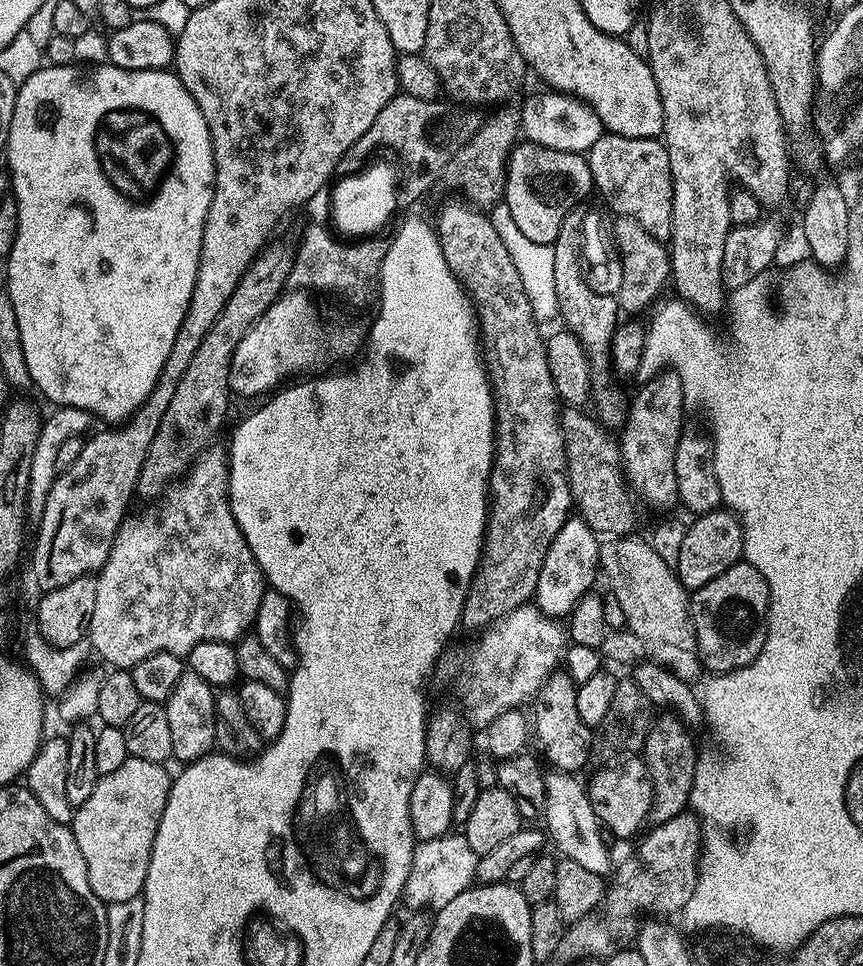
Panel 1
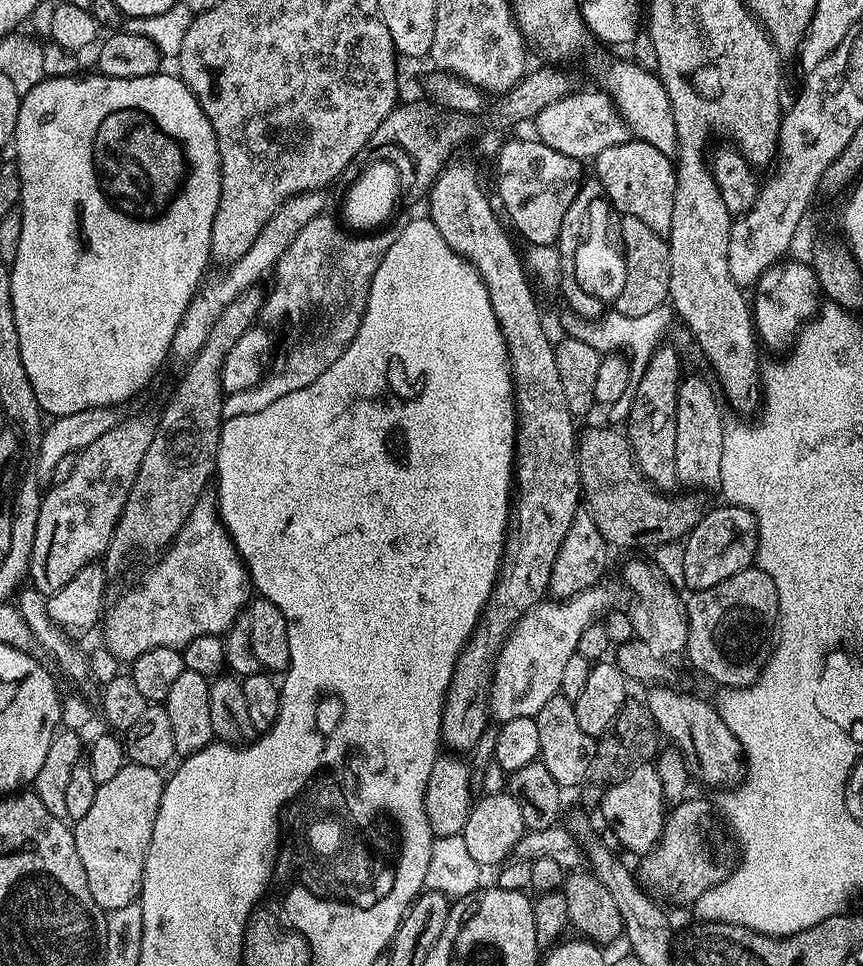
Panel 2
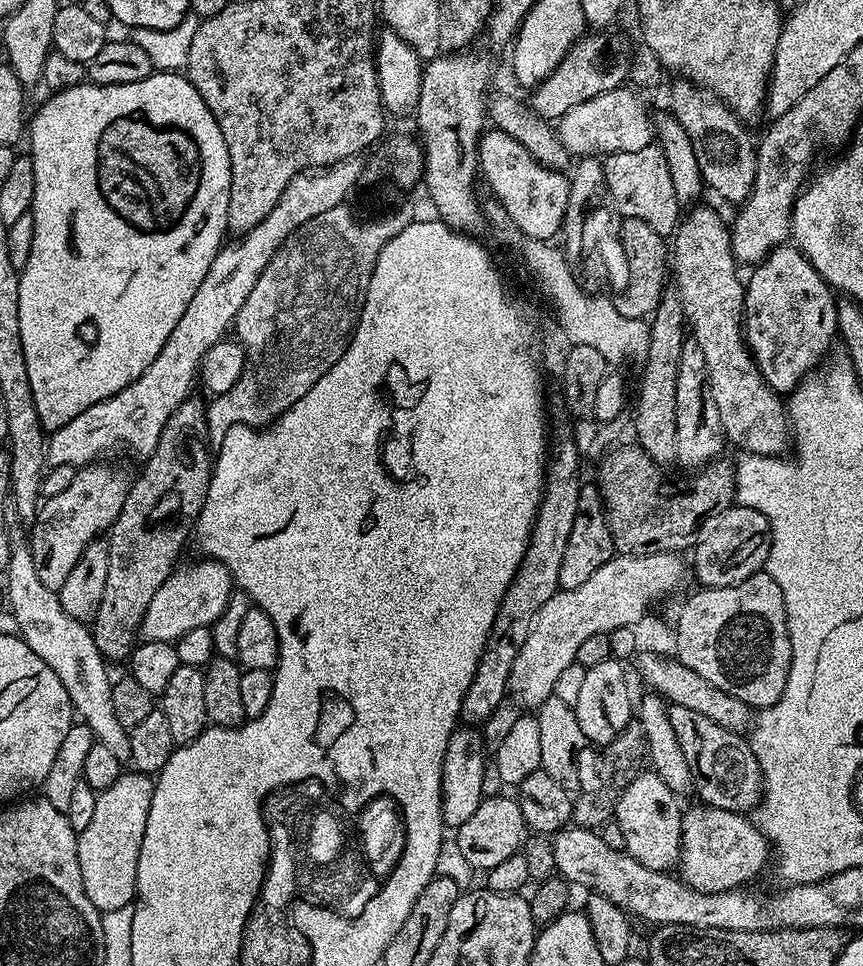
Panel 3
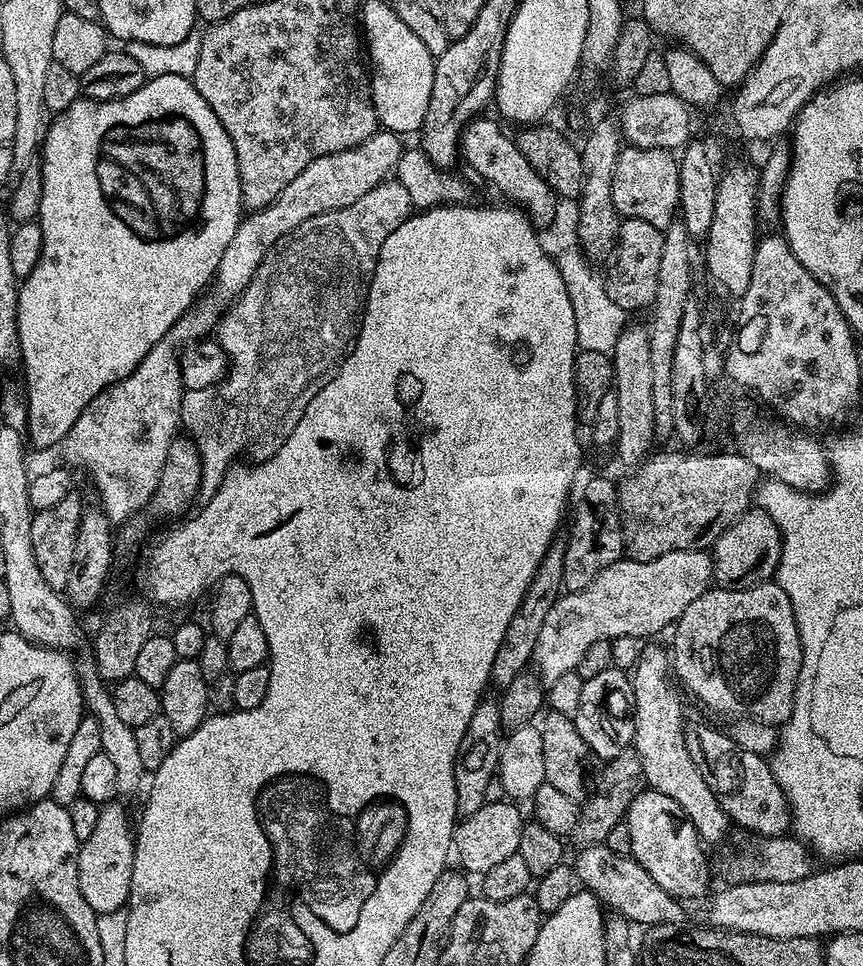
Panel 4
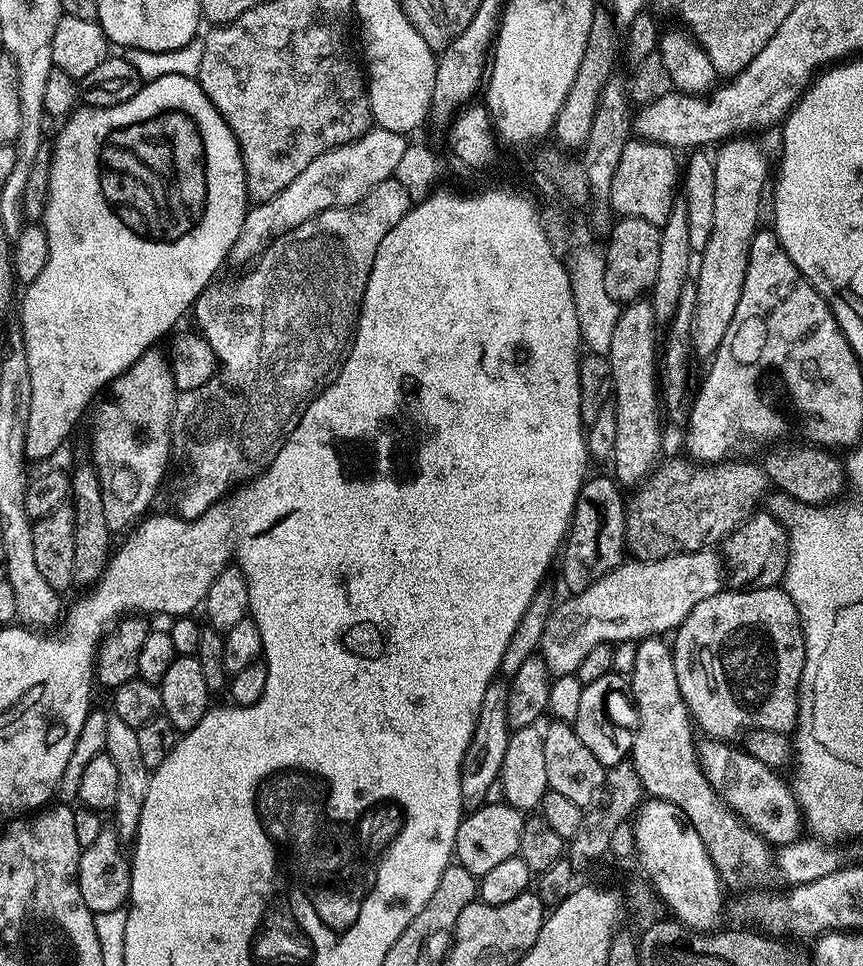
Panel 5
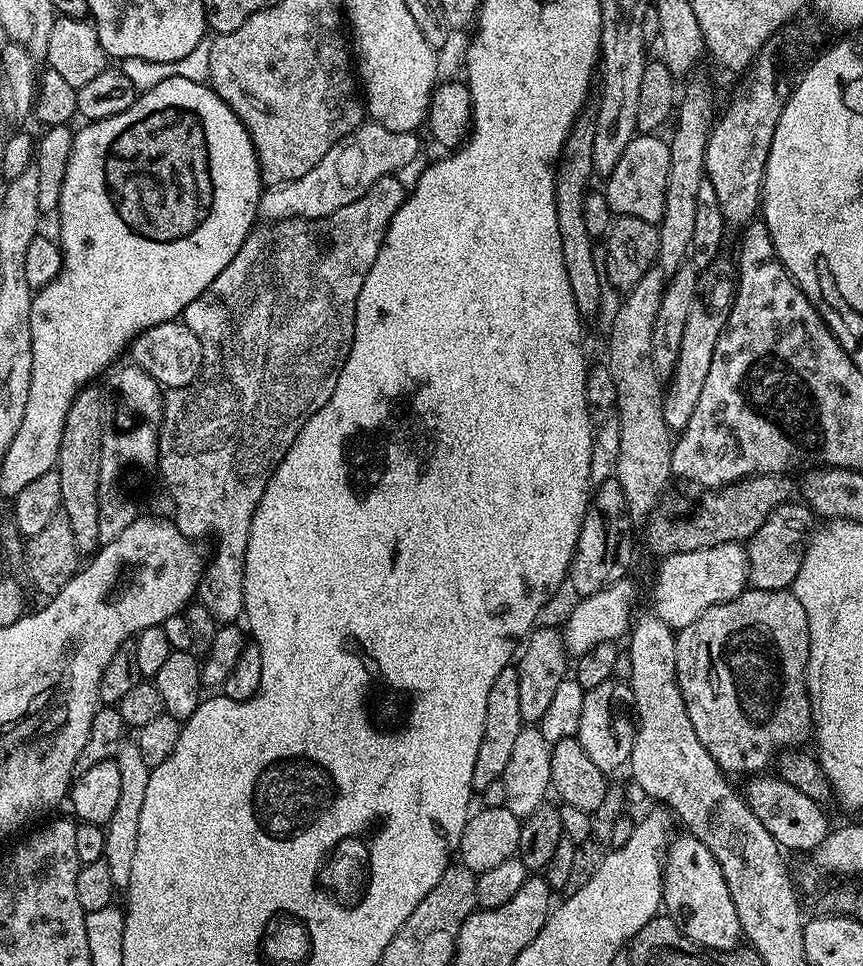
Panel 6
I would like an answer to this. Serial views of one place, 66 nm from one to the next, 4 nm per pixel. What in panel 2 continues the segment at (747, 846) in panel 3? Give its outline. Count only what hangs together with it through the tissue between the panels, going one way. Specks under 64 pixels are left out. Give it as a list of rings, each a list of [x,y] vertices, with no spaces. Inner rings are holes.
[[[685,798],[675,805],[667,813],[664,821],[664,829],[658,837],[656,844],[649,852],[643,853],[640,864],[639,875],[648,876],[648,884],[660,896],[669,896],[672,900],[695,901],[697,896],[701,896],[707,888],[711,888],[714,883],[712,877],[712,860],[708,857],[708,844],[704,841],[704,836],[700,833],[700,827],[708,820],[708,808],[700,800]]]

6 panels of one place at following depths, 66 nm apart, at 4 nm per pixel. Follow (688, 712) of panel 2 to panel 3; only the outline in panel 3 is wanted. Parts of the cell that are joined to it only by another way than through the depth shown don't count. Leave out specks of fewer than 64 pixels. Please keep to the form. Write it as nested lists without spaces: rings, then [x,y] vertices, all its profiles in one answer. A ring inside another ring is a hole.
[[[691,713],[692,736],[696,739],[696,753],[691,753],[694,765],[694,792],[710,808],[721,808],[741,814],[755,809],[762,799],[764,775],[752,752],[751,743],[743,735],[720,726],[700,713]]]

